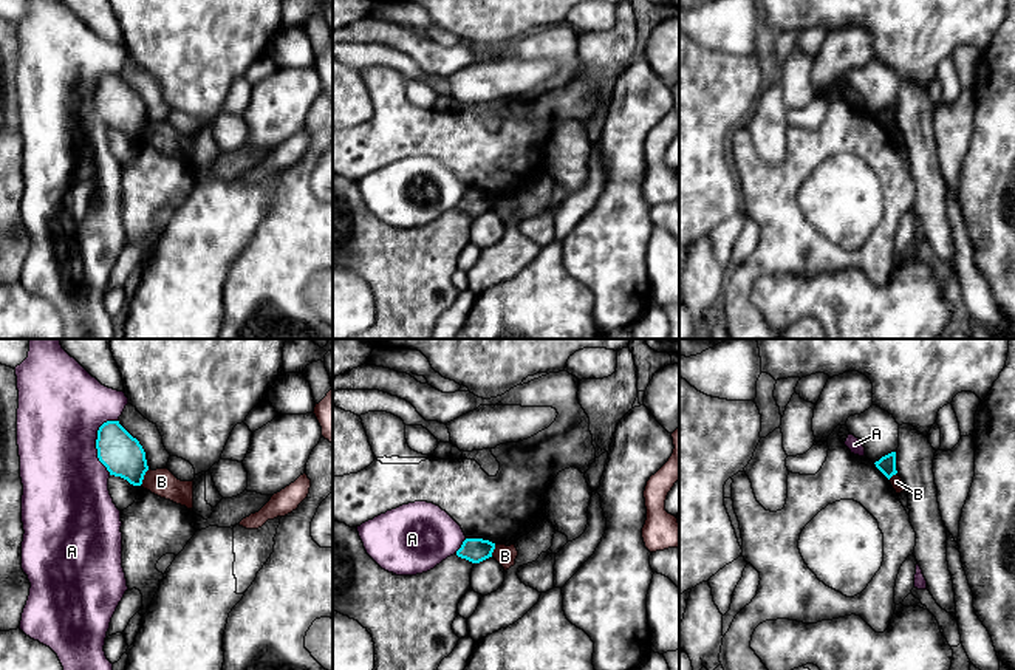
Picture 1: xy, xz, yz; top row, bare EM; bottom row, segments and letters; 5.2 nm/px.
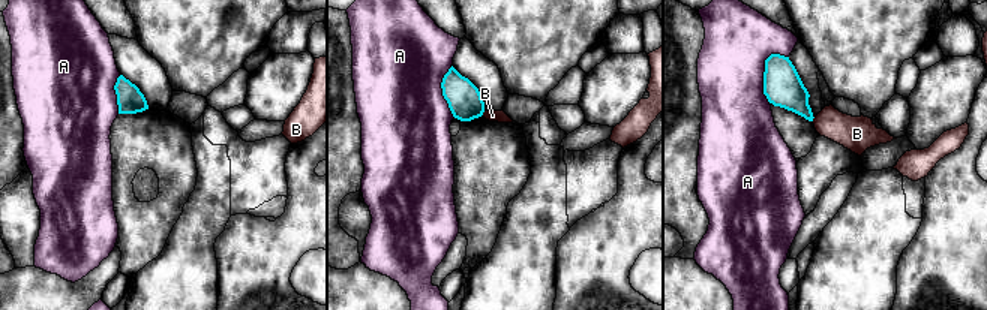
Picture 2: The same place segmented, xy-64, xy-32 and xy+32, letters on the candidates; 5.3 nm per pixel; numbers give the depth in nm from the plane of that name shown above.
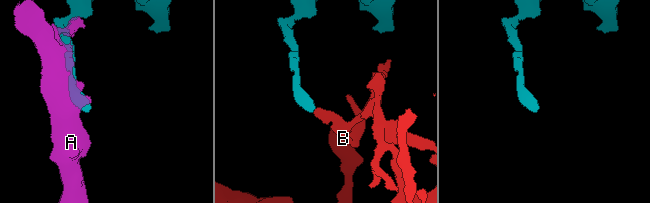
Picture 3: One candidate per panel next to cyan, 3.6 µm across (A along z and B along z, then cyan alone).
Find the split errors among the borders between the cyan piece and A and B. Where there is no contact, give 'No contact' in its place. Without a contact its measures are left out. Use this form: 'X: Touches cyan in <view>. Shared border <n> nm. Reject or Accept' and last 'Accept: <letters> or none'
A: Touches cyan in xy. Shared border 300 nm. Reject
B: Touches cyan in xy. Shared border 100 nm. Reject
Accept: none

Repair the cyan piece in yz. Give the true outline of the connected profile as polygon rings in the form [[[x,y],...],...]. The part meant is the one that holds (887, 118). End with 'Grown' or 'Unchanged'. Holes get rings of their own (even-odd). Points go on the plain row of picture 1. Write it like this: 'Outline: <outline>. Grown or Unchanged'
Outline: [[[891,105],[882,110],[879,115],[874,116],[876,121],[890,133],[893,128],[897,127],[896,124],[896,105]]]. Unchanged

